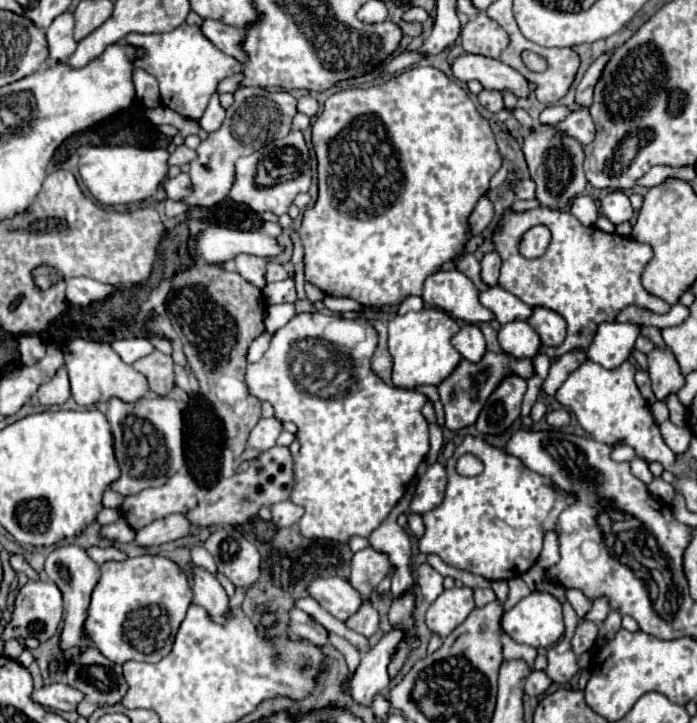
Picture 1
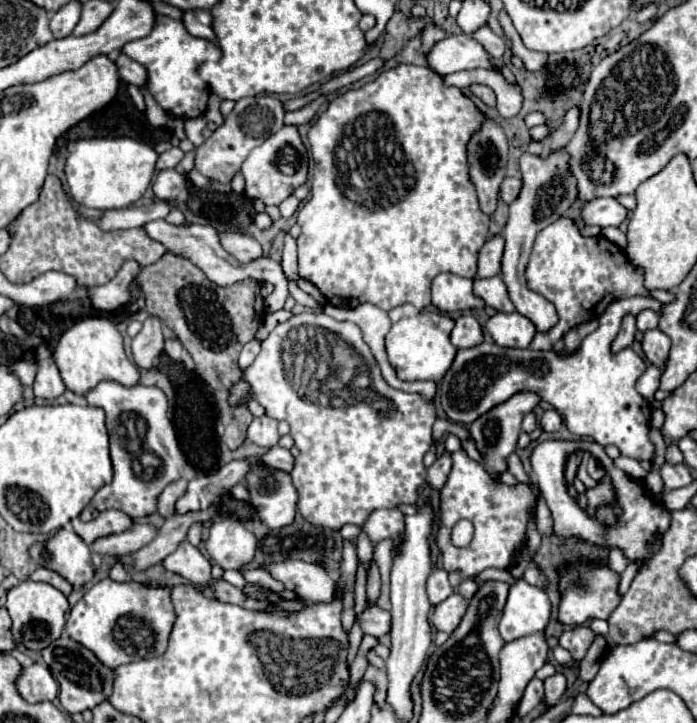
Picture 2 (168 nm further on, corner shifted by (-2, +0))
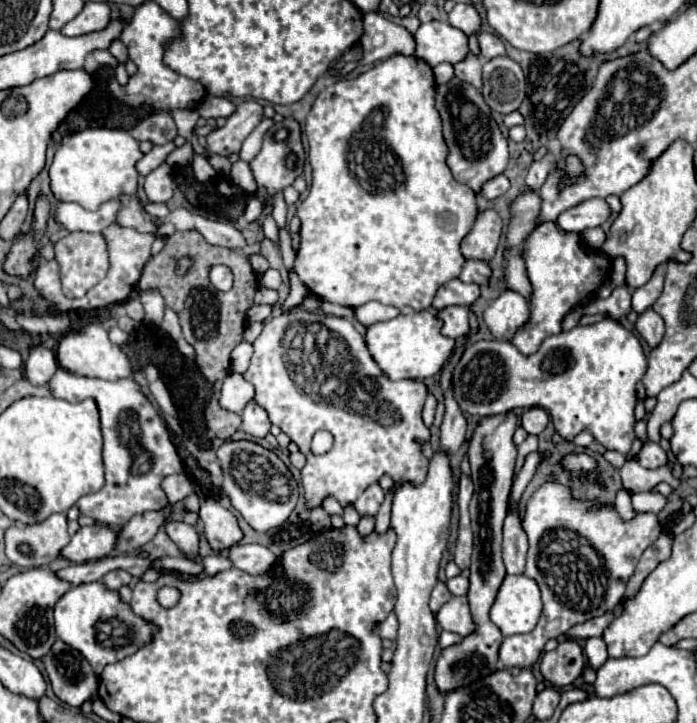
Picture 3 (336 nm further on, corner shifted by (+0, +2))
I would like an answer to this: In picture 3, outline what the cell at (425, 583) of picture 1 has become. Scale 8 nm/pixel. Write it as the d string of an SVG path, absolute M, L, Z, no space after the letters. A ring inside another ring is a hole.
M438 582L438 584L436 584L436 588L432 590L432 598L430 598L430 610L436 614L436 612L442 608L442 604L446 604L450 598L452 598L452 594L448 592L446 584L444 584L444 582Z

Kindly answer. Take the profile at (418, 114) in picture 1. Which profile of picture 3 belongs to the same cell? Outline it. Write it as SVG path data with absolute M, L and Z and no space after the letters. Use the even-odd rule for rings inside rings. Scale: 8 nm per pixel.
M402 54L382 60L380 64L360 74L358 78L352 80L342 78L318 94L306 120L306 136L310 142L308 160L312 166L312 188L308 198L298 208L298 218L302 220L302 228L300 228L300 248L296 252L294 270L300 282L322 300L348 308L360 308L372 300L378 300L382 304L390 304L396 308L412 306L414 310L428 310L432 306L438 288L448 280L458 278L458 270L462 270L462 262L464 262L464 256L460 252L460 242L468 234L478 214L476 192L456 182L454 176L450 174L450 168L446 166L446 144L442 142L442 122L438 118L438 110L434 110L434 94L436 94L436 84L434 84L432 68L426 62L422 62L422 58L402 56Z

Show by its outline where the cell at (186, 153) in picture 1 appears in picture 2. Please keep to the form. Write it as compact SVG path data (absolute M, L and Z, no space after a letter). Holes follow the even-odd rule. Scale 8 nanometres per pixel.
M170 148L168 152L160 154L158 156L158 162L156 162L156 168L158 170L164 170L164 168L176 168L176 164L184 158L184 152L180 148Z

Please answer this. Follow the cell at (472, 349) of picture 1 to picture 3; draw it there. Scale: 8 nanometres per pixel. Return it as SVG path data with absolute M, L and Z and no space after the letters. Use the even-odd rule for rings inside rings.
M448 306L436 312L436 318L442 320L442 334L450 338L466 338L470 332L468 308L464 306Z

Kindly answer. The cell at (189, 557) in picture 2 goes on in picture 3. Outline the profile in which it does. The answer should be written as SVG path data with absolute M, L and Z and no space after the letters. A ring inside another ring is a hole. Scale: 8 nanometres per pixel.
M168 518L164 522L164 530L166 534L170 536L172 542L176 542L176 546L188 554L190 558L196 558L198 556L198 532L194 526L186 524L186 522L180 522L180 520L172 520Z

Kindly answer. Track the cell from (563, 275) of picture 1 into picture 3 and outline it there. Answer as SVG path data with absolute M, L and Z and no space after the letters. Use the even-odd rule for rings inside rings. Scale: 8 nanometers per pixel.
M546 222L536 228L524 244L526 274L532 284L530 294L530 320L514 332L510 344L516 346L524 356L534 354L540 344L562 330L564 316L576 306L586 304L594 298L594 290L610 276L610 260L596 252L590 254L580 246L576 232L562 232L554 222Z

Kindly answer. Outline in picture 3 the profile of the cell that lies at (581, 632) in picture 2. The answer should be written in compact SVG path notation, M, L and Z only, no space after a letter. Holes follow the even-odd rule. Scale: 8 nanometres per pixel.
M564 638L558 648L544 652L540 658L540 672L550 684L548 688L560 688L572 684L584 670L584 654L578 642Z

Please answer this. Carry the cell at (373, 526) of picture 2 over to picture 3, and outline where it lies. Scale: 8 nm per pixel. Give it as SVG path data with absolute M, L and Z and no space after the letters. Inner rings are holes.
M376 482L376 484L368 486L368 488L358 496L358 500L354 502L354 506L356 506L356 510L360 512L360 516L366 516L366 514L376 516L382 500L384 500L384 490L382 490L380 484Z

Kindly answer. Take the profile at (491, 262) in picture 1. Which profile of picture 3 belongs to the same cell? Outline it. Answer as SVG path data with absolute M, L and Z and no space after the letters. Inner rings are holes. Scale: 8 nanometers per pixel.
M488 208L484 212L478 212L474 226L464 236L460 246L464 258L478 258L488 262L496 252L500 232L502 232L502 220L496 210Z

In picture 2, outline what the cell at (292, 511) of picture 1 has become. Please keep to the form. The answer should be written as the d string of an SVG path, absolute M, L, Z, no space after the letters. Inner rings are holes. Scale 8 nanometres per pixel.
M258 464L248 474L246 486L250 490L250 502L264 524L270 528L284 528L292 524L298 494L290 482L290 474Z

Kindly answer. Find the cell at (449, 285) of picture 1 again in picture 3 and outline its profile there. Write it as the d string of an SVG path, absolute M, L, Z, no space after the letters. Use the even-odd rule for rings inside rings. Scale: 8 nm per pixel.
M458 278L446 282L446 286L442 286L434 298L434 308L442 310L446 306L470 306L476 298L480 296L480 288L478 284L466 284Z

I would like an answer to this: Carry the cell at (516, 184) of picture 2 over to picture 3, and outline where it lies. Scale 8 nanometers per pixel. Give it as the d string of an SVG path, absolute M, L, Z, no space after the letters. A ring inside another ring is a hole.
M498 174L498 176L494 176L492 180L488 180L482 188L480 188L480 196L484 196L486 200L494 200L494 198L498 198L498 196L502 196L506 190L510 188L510 182L508 182L508 178L504 176L504 174Z

